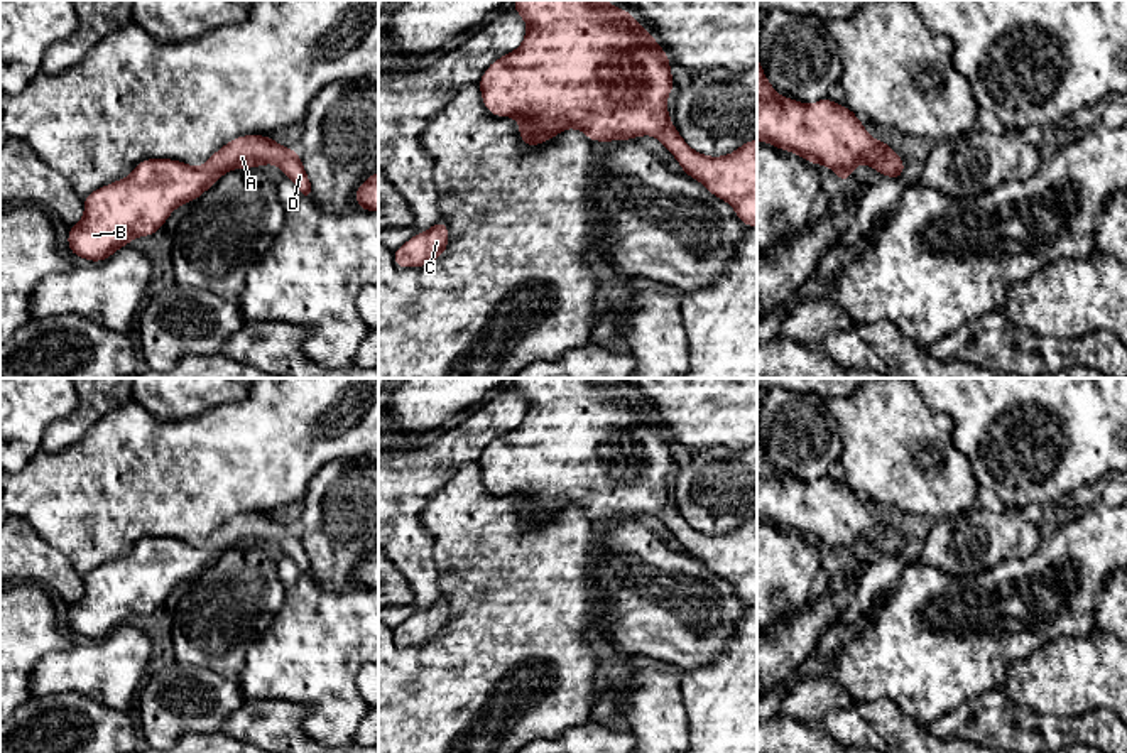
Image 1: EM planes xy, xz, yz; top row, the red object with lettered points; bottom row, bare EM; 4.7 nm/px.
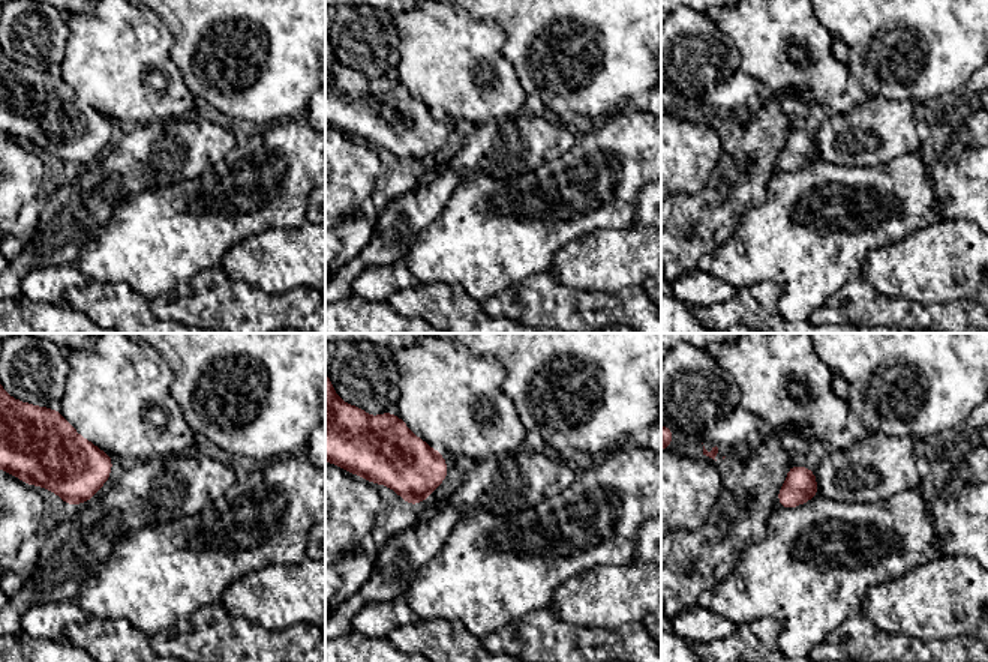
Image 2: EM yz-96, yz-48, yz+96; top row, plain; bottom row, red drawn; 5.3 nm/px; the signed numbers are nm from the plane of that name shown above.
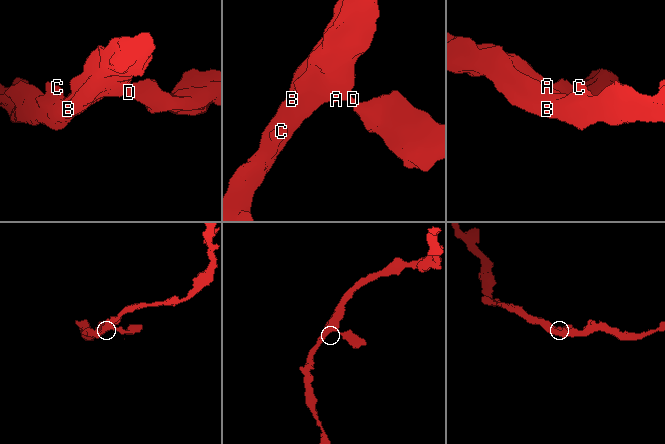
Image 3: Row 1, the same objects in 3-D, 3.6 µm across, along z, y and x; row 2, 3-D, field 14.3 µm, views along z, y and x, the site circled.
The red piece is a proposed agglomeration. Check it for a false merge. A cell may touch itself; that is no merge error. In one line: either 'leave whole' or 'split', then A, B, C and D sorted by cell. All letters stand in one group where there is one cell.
leave whole; A B C D

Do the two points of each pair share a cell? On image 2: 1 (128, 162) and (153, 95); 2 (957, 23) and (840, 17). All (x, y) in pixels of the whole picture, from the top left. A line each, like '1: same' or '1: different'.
1: different
2: same

